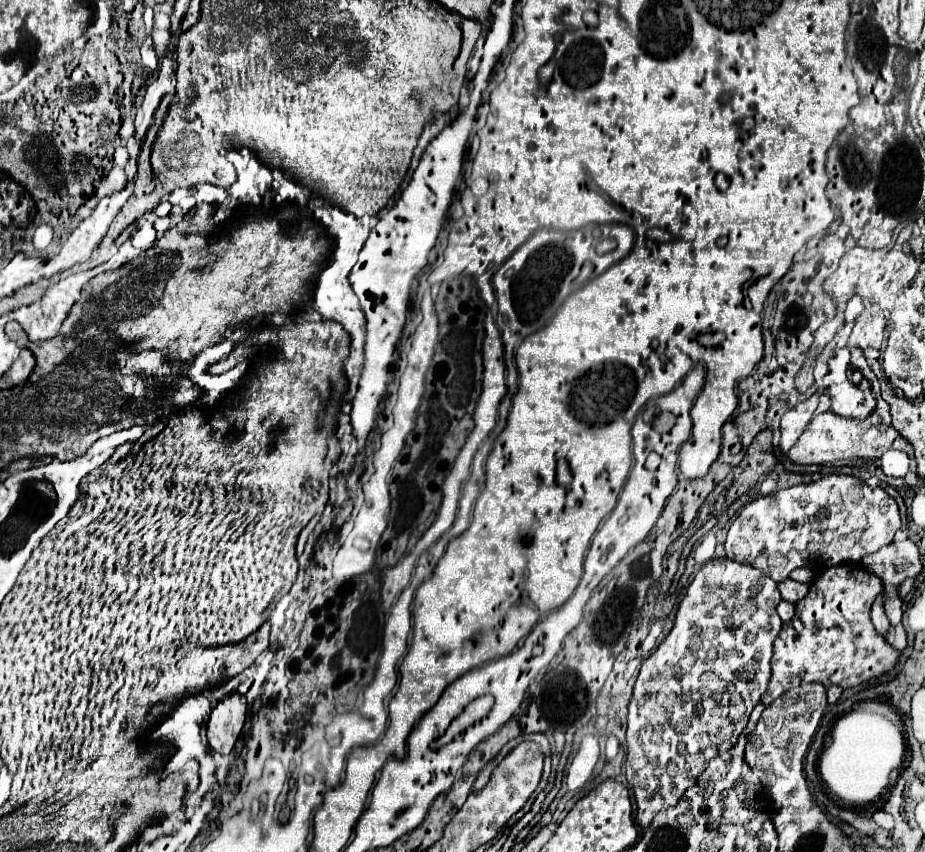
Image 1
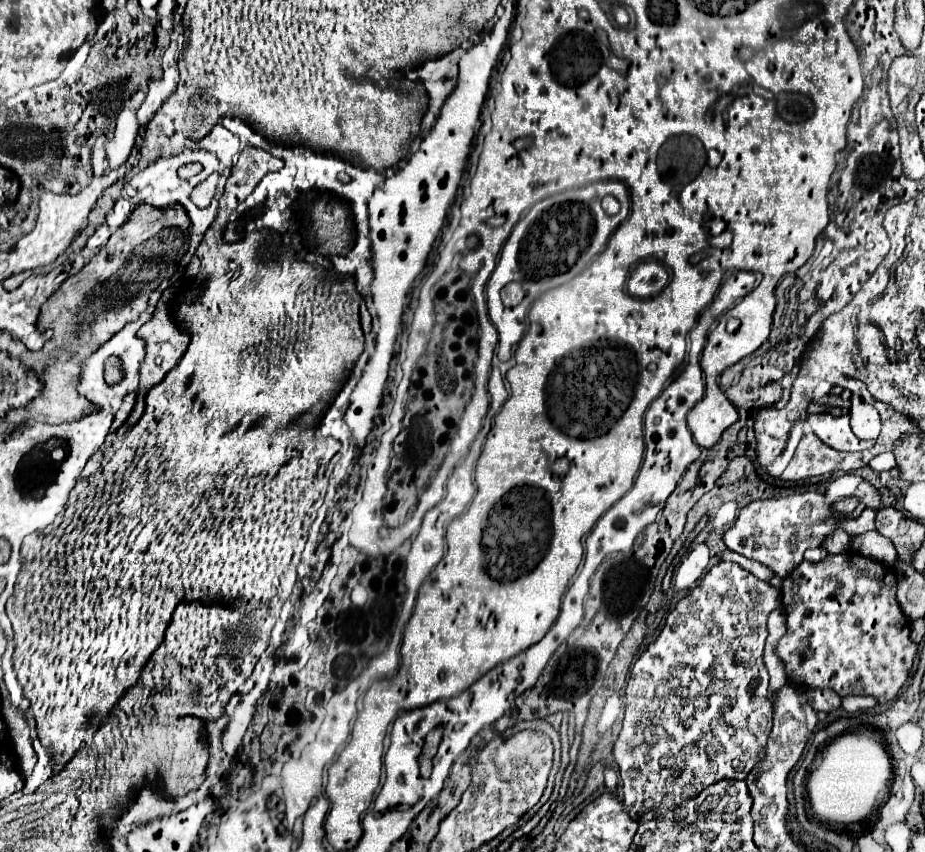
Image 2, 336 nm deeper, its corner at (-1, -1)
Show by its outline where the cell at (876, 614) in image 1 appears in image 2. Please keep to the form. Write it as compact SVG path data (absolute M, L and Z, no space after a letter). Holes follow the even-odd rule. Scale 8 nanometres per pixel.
M808 491L788 497L772 497L764 501L752 501L742 507L738 519L724 533L724 543L730 551L740 553L748 559L756 559L770 567L778 577L790 575L798 563L804 561L806 549L822 547L824 539L830 537L838 525L844 521L844 515L826 501L824 493Z

